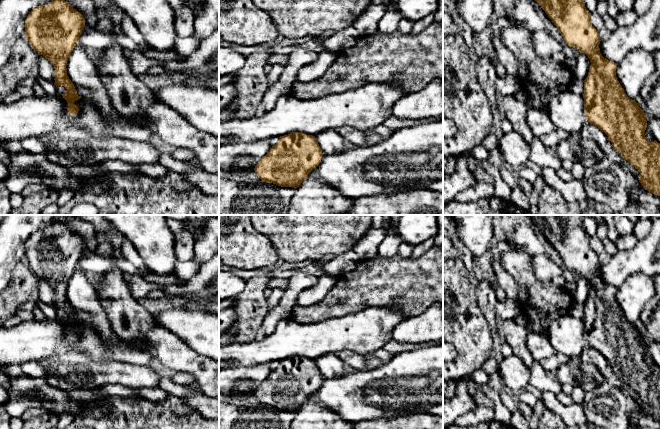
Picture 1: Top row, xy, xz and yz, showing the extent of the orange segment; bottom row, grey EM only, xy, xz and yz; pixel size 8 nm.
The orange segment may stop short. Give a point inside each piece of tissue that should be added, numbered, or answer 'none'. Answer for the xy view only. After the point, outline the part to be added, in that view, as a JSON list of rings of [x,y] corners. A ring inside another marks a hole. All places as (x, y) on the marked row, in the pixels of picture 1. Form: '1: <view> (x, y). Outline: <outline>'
none

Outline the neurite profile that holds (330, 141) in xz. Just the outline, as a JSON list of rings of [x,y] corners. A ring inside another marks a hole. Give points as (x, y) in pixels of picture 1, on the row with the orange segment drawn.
[[[329,129],[315,135],[323,155],[341,153],[345,150],[345,139],[336,130]]]

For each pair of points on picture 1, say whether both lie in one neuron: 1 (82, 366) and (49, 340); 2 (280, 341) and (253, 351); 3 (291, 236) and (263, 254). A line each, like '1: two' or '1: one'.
1: two
2: one
3: two

